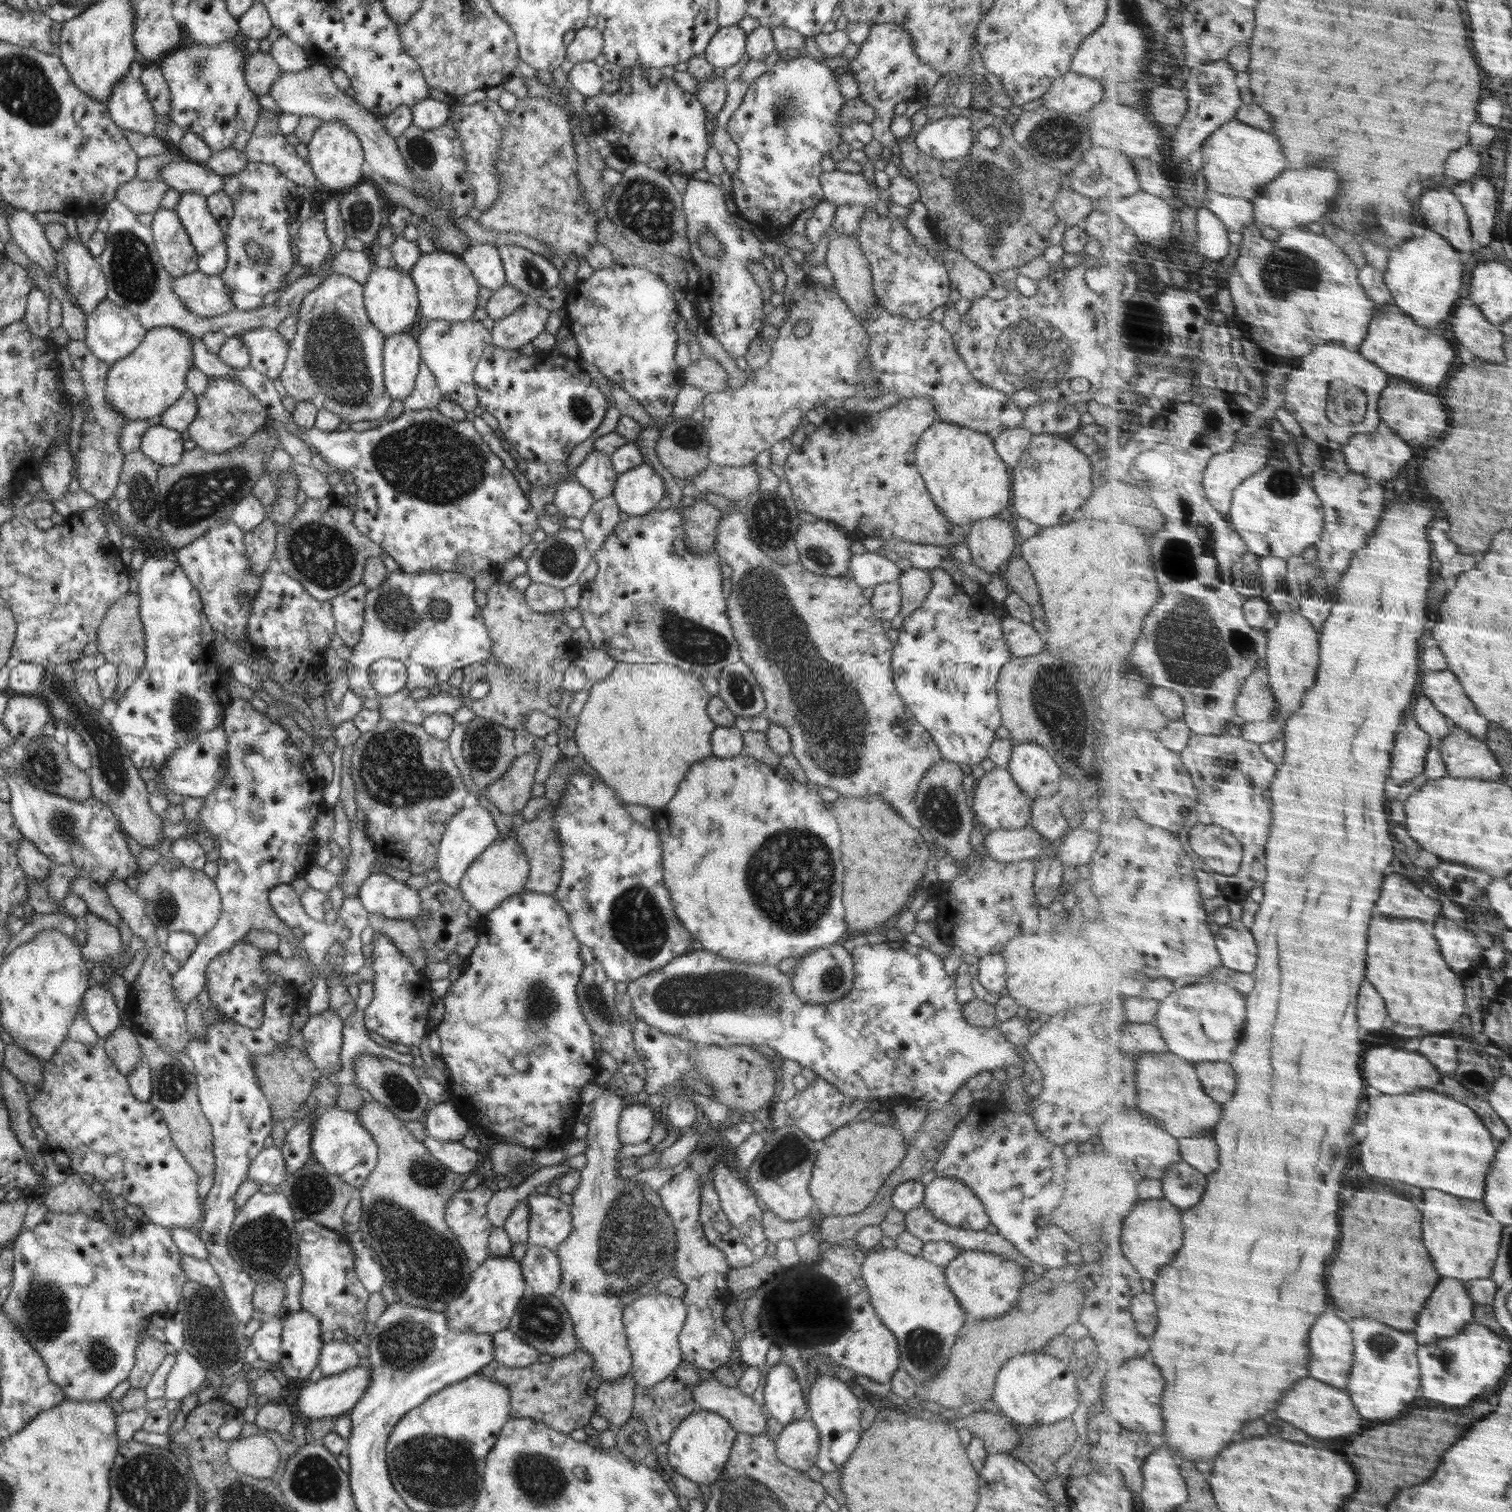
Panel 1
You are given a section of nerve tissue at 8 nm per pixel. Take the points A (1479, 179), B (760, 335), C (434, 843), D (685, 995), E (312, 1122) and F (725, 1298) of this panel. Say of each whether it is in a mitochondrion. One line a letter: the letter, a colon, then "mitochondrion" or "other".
A: other
B: other
C: other
D: mitochondrion
E: other
F: other

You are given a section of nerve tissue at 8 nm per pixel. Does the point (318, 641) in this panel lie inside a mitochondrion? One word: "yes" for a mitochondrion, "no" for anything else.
no

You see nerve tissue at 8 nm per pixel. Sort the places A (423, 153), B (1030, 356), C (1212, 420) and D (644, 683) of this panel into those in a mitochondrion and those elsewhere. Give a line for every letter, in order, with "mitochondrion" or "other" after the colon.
A: mitochondrion
B: mitochondrion
C: mitochondrion
D: other

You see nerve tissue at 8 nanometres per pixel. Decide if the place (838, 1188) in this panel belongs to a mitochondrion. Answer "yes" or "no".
no

